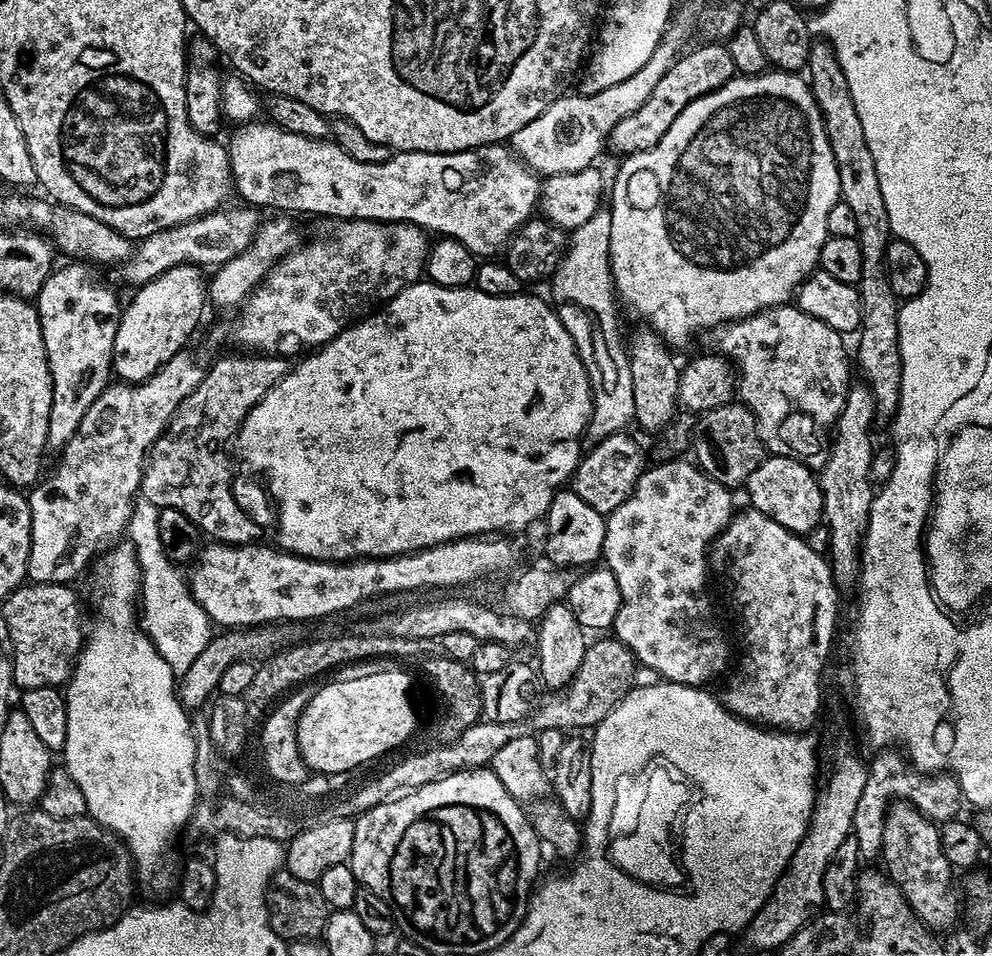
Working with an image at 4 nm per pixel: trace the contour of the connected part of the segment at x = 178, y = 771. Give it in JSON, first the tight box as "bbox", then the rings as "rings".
{"bbox":[62,543,198,892],"rings":[[[131,543],[111,545],[95,561],[94,572],[95,568],[96,584],[100,587],[100,621],[93,628],[91,625],[90,635],[68,677],[66,746],[62,764],[74,782],[78,782],[82,798],[86,798],[87,815],[113,837],[123,840],[134,865],[135,879],[152,892],[168,892],[172,888],[168,847],[176,831],[191,821],[198,799],[192,720],[189,709],[180,702],[177,673],[166,666],[166,658],[158,654],[154,642],[138,623],[140,566]]]}

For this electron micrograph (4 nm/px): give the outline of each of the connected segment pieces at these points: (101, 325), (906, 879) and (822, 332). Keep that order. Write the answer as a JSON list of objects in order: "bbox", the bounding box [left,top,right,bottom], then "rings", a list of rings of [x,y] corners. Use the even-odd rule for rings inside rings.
[{"bbox":[34,262,122,450],"rings":[[[68,262],[65,268],[57,267],[34,298],[36,313],[40,315],[42,342],[46,346],[48,369],[52,375],[52,409],[48,427],[48,448],[62,450],[78,430],[78,422],[90,410],[94,398],[102,394],[110,383],[114,334],[118,334],[122,300],[119,300],[104,284],[92,277],[93,269],[84,262]]]},{"bbox":[880,798,962,934],"rings":[[[897,798],[889,804],[888,810],[884,814],[884,829],[882,830],[880,851],[882,860],[888,863],[888,868],[886,868],[888,879],[900,888],[905,902],[912,907],[917,918],[936,934],[944,934],[955,929],[958,924],[956,919],[962,916],[962,892],[958,884],[952,881],[954,869],[942,850],[940,828],[929,820],[927,816],[922,815],[910,801]]]},{"bbox":[711,306,850,470],"rings":[[[795,306],[768,308],[744,320],[733,320],[730,324],[720,325],[711,336],[716,343],[715,351],[734,361],[738,373],[739,403],[752,412],[756,420],[756,432],[765,449],[772,454],[787,454],[795,460],[803,460],[813,470],[823,468],[836,417],[840,415],[850,387],[850,352],[844,349],[845,337],[826,326],[826,322],[810,318],[810,314]]]}]

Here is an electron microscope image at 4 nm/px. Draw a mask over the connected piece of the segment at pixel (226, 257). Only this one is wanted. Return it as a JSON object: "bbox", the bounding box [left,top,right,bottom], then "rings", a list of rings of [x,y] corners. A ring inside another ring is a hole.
{"bbox":[122,207,262,286],"rings":[[[239,207],[208,212],[196,220],[150,234],[145,240],[139,241],[122,265],[125,282],[131,286],[149,284],[179,264],[194,264],[204,270],[215,270],[230,262],[230,258],[242,254],[242,250],[250,246],[262,223],[261,213],[255,207]]]}

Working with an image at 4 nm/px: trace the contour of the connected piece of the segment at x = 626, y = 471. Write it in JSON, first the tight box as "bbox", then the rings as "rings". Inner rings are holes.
{"bbox":[570,431,645,513],"rings":[[[627,431],[614,434],[602,442],[591,445],[581,455],[576,471],[570,477],[572,491],[586,502],[586,506],[594,506],[594,510],[602,513],[613,512],[634,490],[640,473],[645,471],[644,452],[634,437],[628,436]]]}

